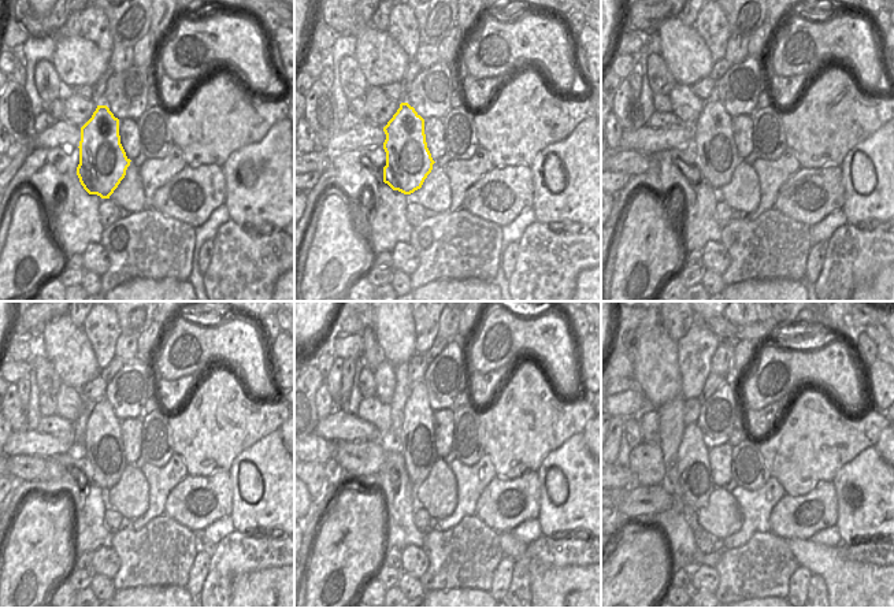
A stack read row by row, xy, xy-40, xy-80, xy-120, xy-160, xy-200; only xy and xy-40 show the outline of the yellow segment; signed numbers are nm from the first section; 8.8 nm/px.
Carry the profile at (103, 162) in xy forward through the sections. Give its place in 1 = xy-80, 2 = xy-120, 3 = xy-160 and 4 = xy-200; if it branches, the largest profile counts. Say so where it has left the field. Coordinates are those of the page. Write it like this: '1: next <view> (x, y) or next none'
1: next xy-80 (716, 155)
2: next xy-120 (101, 444)
3: next xy-160 (389, 455)
4: next xy-200 (694, 474)

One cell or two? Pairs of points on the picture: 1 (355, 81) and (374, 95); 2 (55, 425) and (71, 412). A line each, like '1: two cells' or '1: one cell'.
1: two cells
2: one cell

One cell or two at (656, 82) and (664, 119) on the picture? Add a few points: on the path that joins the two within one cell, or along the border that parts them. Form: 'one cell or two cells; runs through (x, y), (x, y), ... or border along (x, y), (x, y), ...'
two cells; border along (675, 82), (667, 93)

